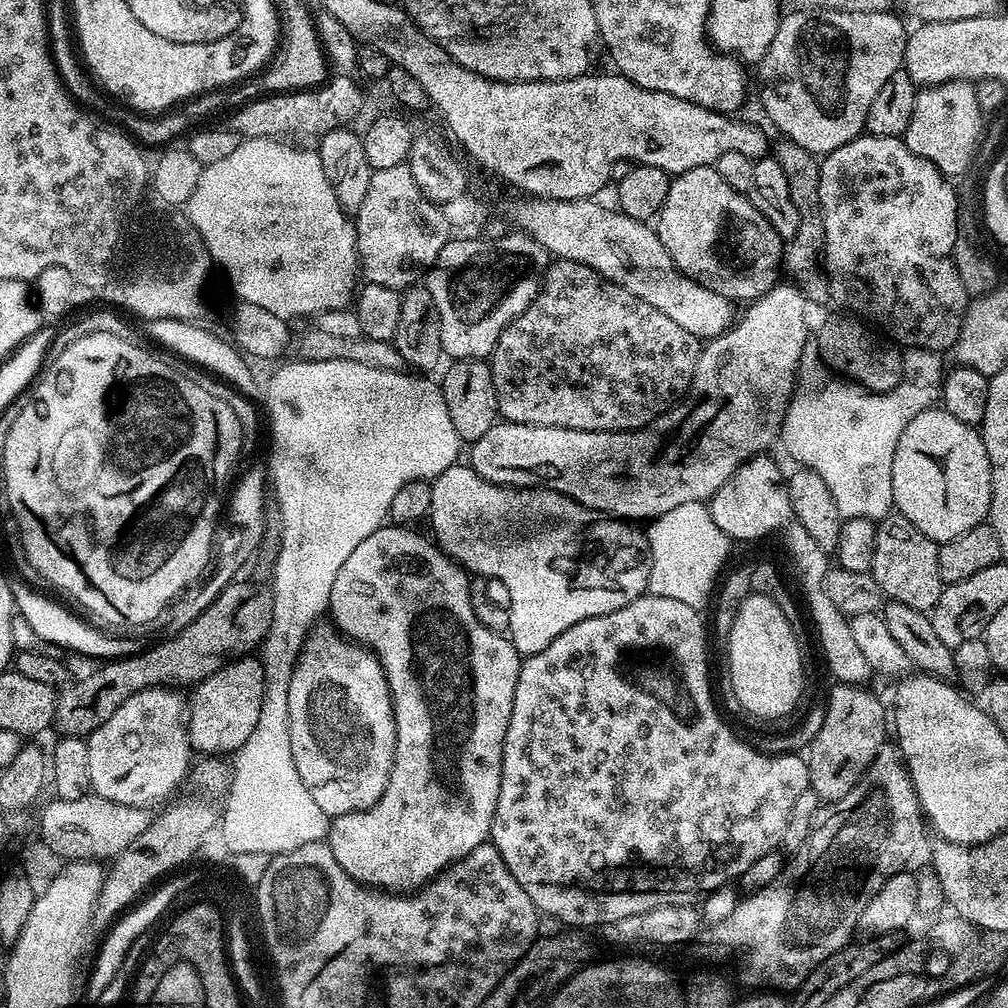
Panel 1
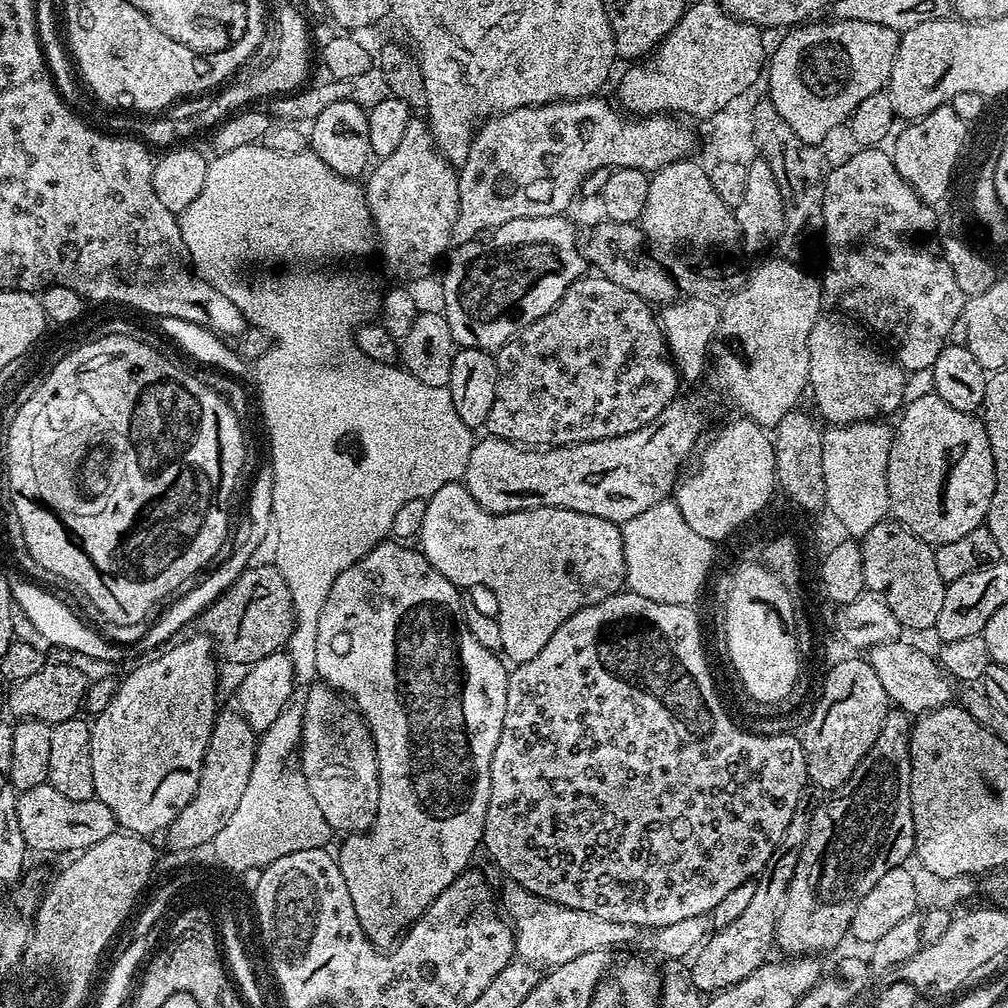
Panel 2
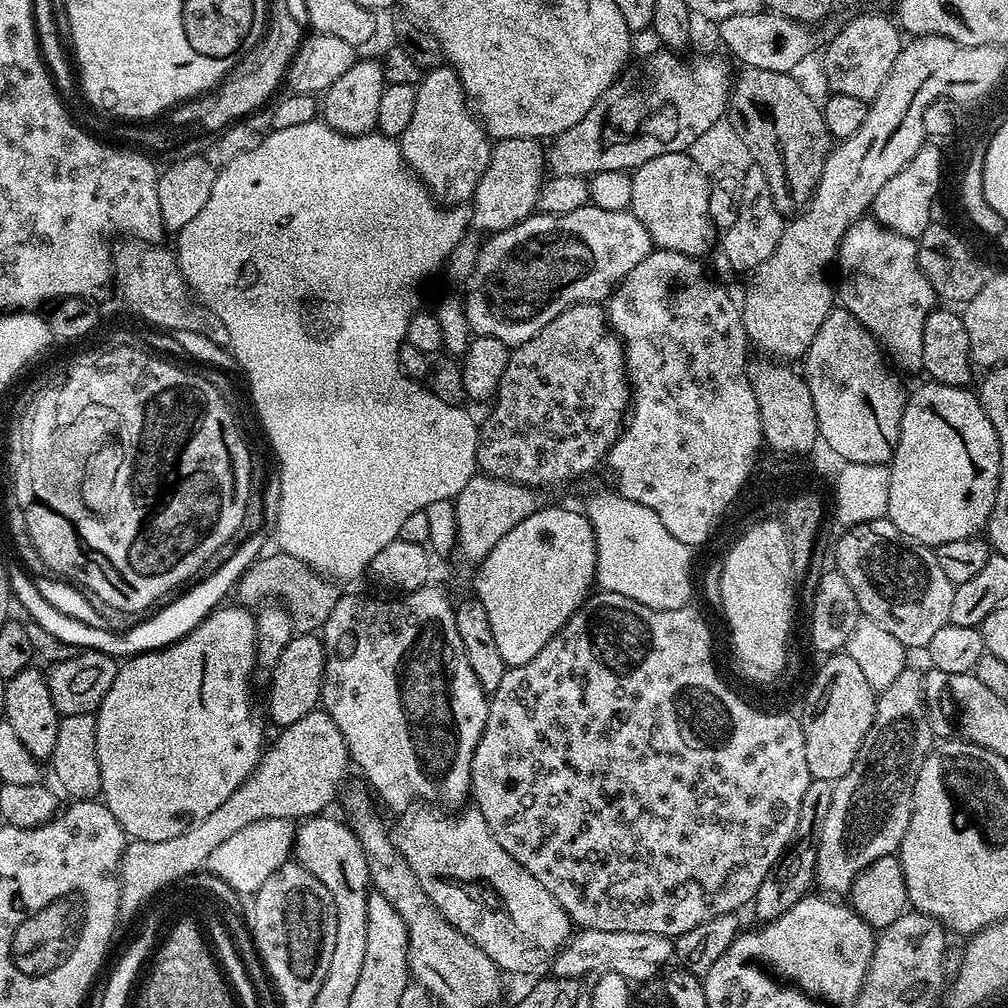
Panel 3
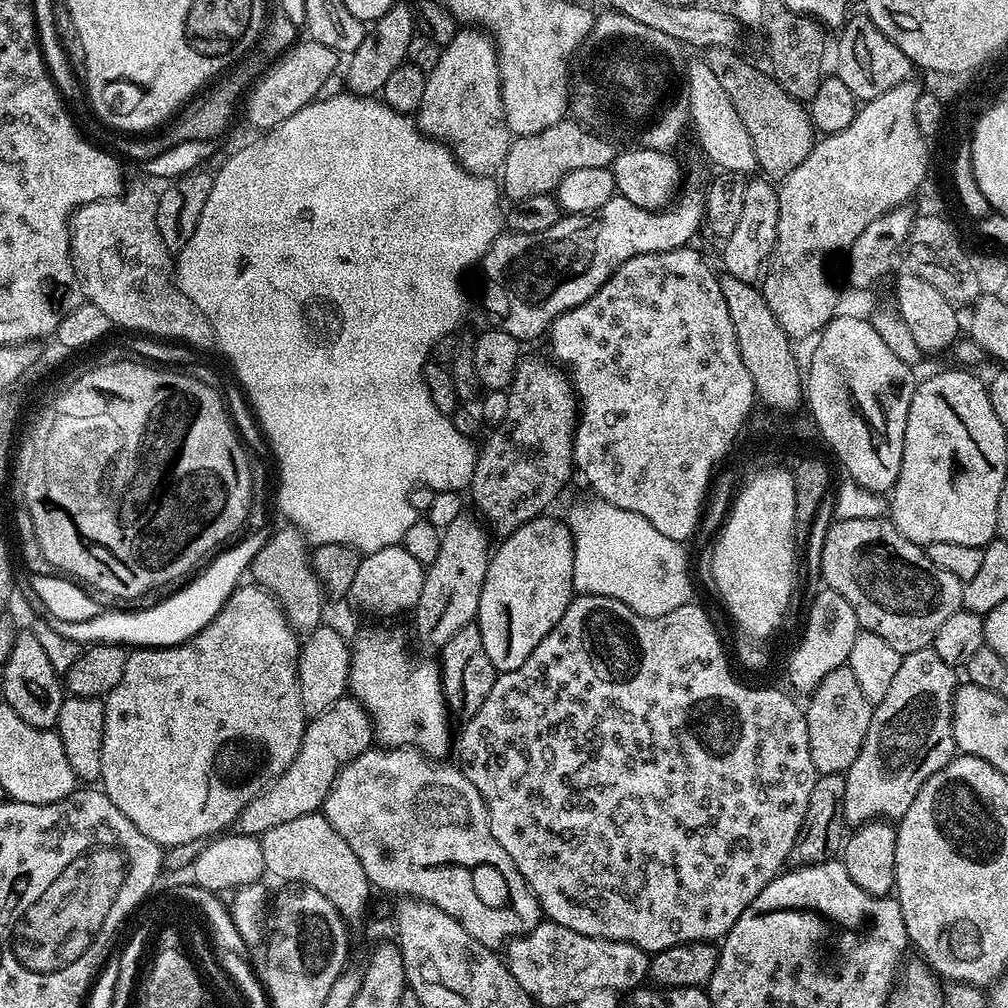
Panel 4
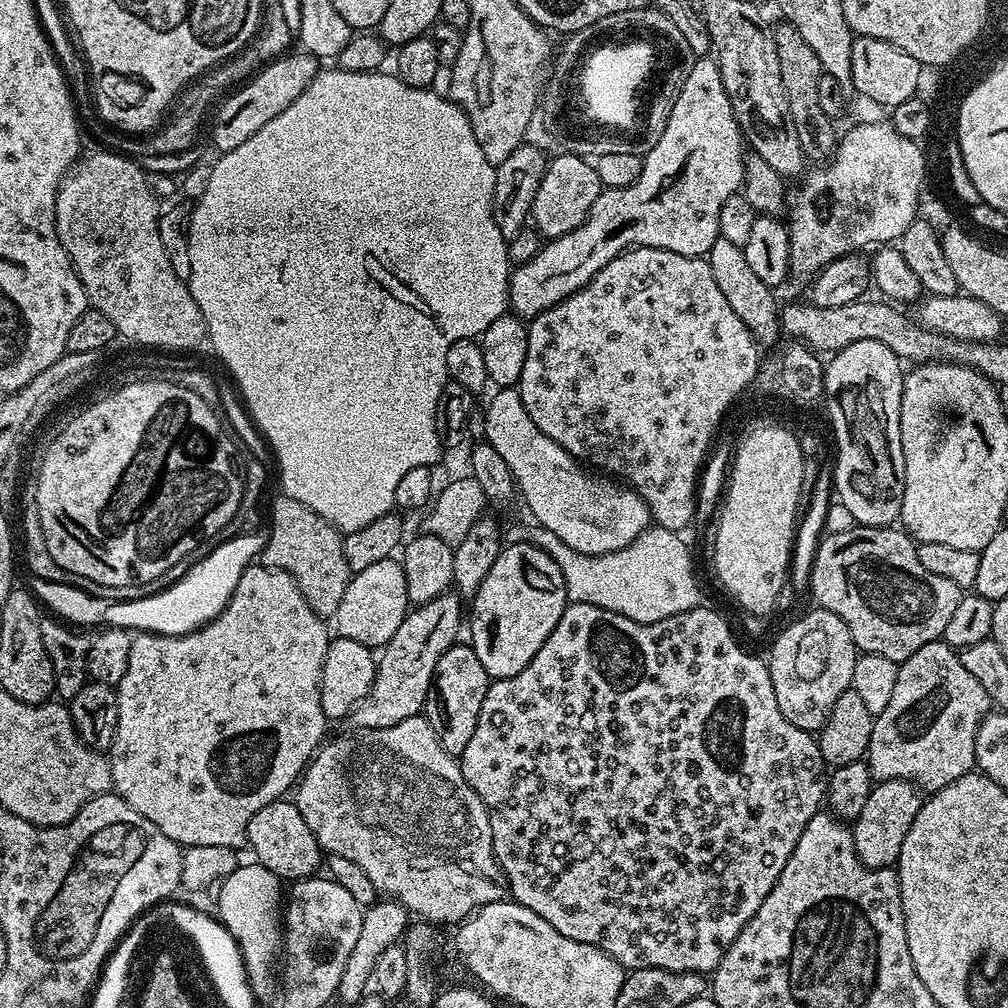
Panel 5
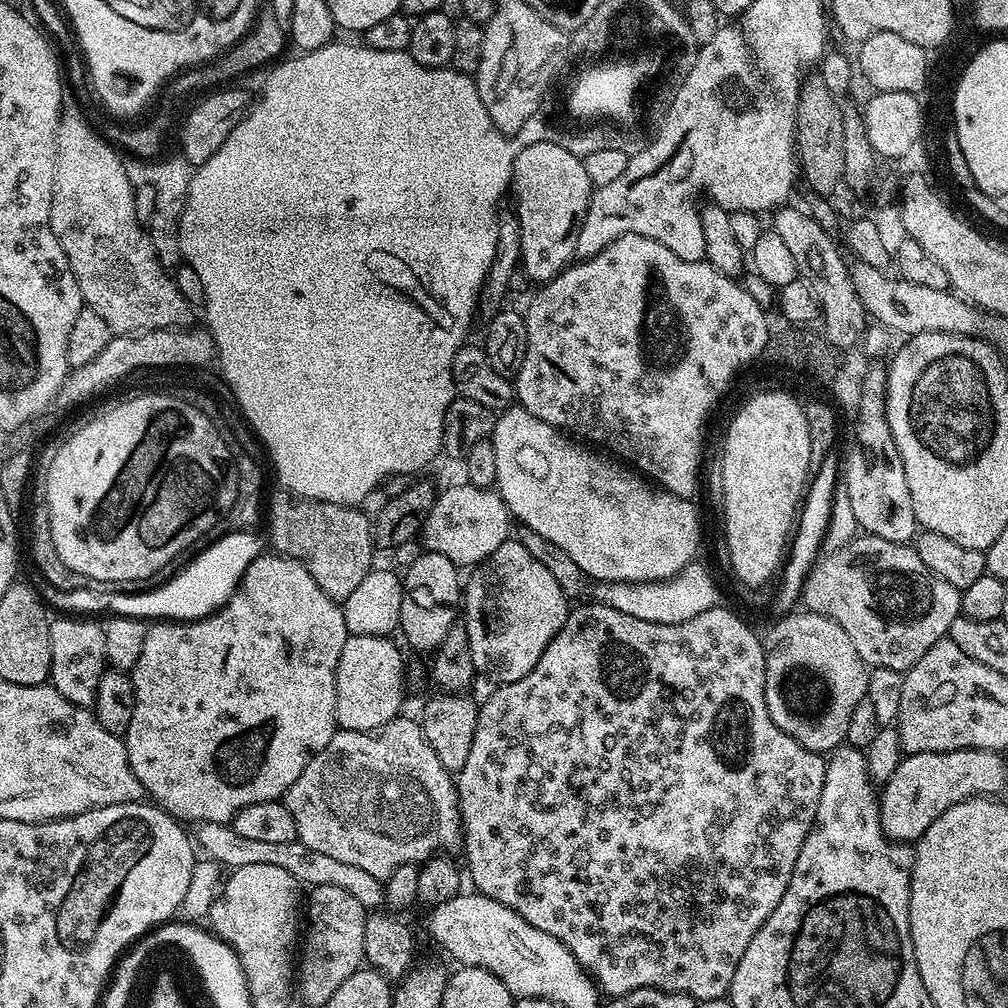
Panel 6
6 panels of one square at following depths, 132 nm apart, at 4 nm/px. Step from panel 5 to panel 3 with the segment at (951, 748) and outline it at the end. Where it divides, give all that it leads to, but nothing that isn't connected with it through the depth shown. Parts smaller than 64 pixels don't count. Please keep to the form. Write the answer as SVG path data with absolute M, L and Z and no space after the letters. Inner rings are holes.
M905 666L887 690L879 693L870 734L866 734L862 750L858 750L858 758L854 758L854 766L850 766L842 779L832 785L834 799L830 801L830 811L826 814L826 822L822 822L816 842L816 884L824 887L821 889L832 894L851 893L852 884L866 866L878 862L878 858L893 855L899 849L906 826L910 826L916 775L933 747L934 733L924 703L924 681L919 671L916 673L912 666Z

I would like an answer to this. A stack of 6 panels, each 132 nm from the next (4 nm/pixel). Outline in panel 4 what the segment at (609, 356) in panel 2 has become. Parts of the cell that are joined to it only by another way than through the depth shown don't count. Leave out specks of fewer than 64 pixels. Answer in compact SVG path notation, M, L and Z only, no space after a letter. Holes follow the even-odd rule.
M525 355L516 368L511 384L506 389L508 405L506 418L491 429L488 441L478 448L474 474L470 485L475 511L493 537L503 538L514 534L535 516L543 516L560 496L560 491L574 476L572 462L572 439L576 433L578 401L569 373L557 366L551 359Z

